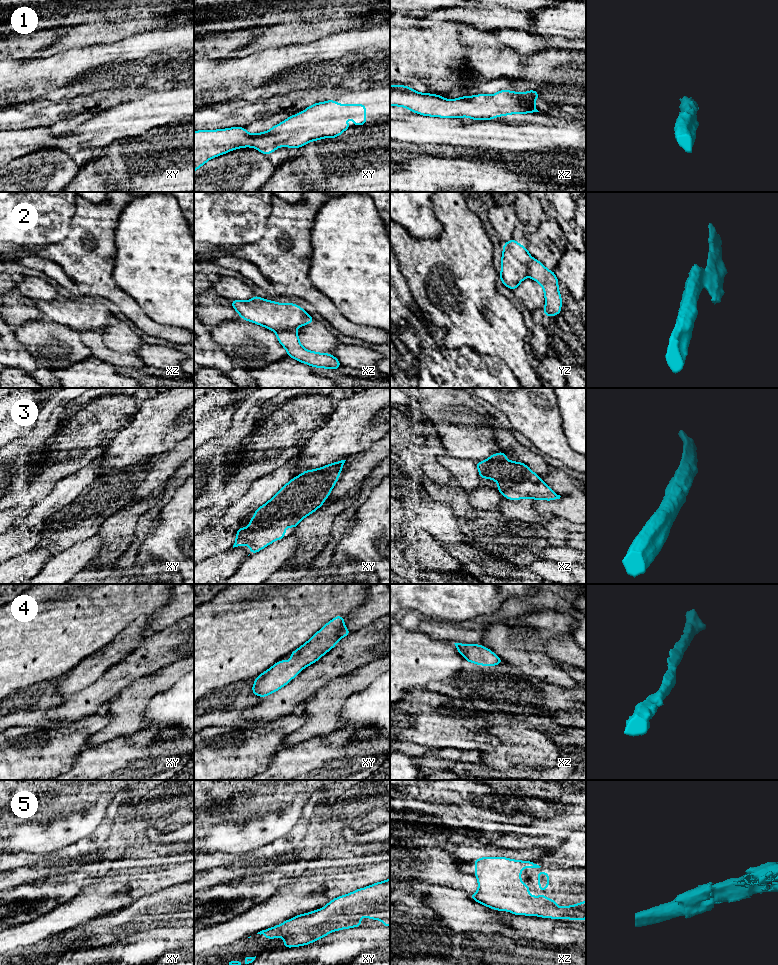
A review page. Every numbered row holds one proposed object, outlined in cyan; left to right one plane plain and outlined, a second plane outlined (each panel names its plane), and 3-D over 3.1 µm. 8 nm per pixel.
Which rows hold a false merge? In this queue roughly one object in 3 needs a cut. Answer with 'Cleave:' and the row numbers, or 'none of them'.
Cleave: 2

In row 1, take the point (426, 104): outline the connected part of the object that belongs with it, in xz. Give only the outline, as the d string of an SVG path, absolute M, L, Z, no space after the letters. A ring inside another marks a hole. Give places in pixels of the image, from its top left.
M390 86L390 106L400 106L420 115L442 118L491 120L515 113L535 113L539 112L535 108L538 96L540 94L535 90L517 93L503 89L492 95L478 94L448 100L439 94L419 93L409 86Z

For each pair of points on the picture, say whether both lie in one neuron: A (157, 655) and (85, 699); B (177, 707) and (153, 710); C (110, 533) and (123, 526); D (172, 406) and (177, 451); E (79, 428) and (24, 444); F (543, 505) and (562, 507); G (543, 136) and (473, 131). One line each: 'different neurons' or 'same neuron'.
A: same neuron
B: same neuron
C: same neuron
D: different neurons
E: same neuron
F: same neuron
G: same neuron

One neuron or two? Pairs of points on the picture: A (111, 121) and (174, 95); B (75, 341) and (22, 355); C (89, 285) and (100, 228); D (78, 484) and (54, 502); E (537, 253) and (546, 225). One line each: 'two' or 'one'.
A: one
B: two
C: one
D: one
E: one

